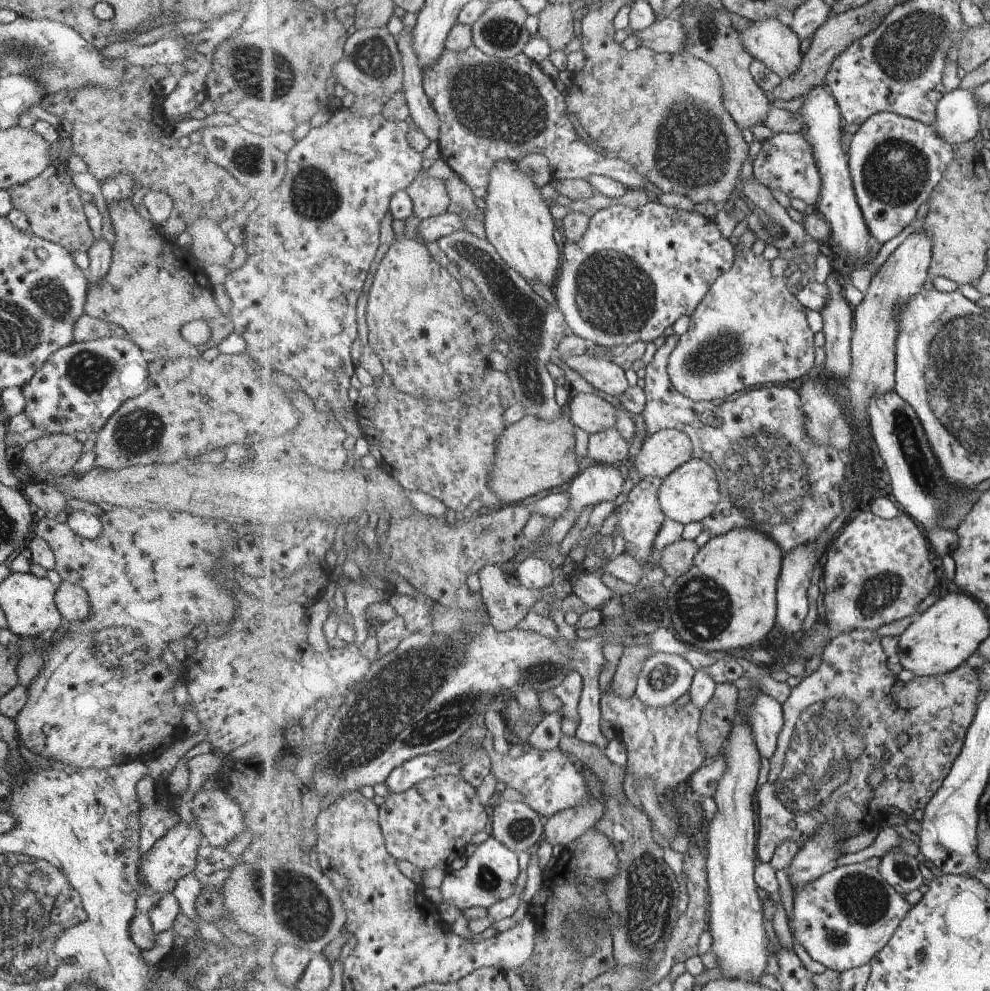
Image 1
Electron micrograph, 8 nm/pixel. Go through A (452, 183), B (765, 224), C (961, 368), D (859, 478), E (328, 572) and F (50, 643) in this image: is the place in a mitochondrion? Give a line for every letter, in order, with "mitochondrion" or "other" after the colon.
A: other
B: mitochondrion
C: mitochondrion
D: other
E: other
F: other

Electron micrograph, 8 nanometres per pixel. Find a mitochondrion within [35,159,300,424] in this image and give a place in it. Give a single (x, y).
(92, 372)

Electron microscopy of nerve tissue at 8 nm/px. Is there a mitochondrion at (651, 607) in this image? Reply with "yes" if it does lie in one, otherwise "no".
yes

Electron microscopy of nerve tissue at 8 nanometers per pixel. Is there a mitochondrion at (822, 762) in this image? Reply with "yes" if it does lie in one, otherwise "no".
yes

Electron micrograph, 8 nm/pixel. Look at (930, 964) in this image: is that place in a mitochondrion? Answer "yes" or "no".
no

